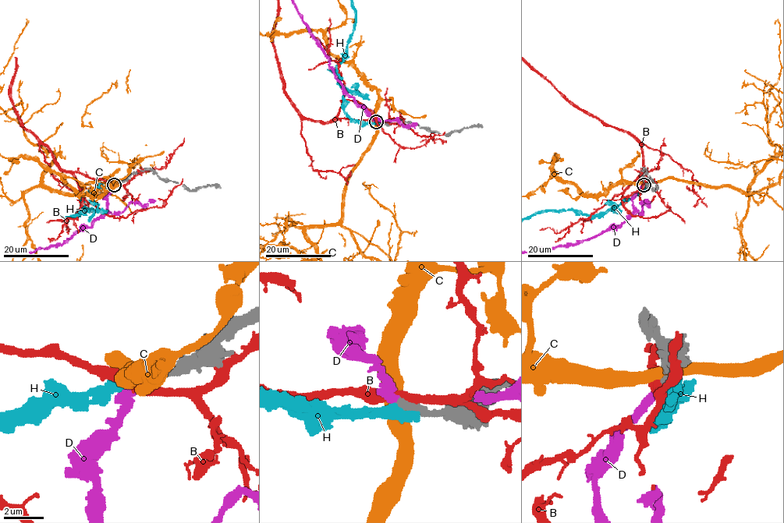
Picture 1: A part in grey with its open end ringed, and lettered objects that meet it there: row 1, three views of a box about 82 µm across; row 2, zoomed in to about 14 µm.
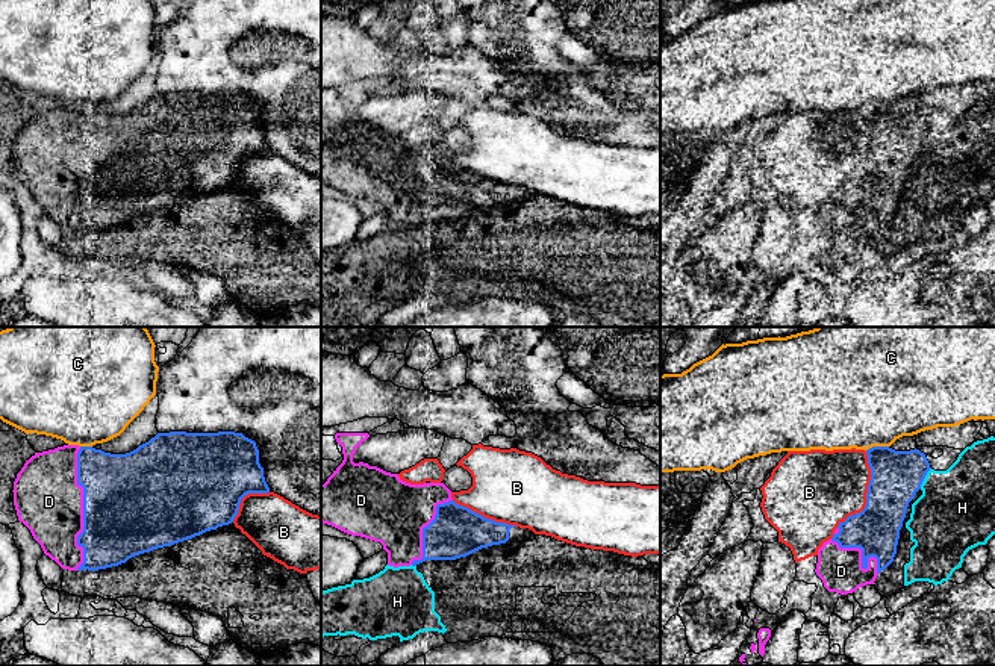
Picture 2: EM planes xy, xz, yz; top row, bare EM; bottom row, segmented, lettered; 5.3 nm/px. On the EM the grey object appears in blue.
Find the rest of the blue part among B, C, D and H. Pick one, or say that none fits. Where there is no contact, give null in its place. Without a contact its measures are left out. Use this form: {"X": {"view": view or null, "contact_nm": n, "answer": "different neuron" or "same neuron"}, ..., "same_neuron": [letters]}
{"B": {"view": "yz", "contact_nm": 440, "answer": "different neuron"}, "C": {"view": "yz", "contact_nm": 130, "answer": "different neuron"}, "D": {"view": "xy", "contact_nm": 650, "answer": "same neuron"}, "H": {"view": "yz", "contact_nm": 130, "answer": "different neuron"}, "same_neuron": ["D"]}

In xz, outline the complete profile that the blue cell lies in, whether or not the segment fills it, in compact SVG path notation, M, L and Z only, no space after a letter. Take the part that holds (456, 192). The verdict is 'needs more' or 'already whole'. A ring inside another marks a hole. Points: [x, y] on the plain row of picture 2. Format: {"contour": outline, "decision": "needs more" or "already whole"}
{"contour": "M368 94L335 95L344 121L321 145L323 185L380 203L388 213L388 226L394 229L416 227L426 221L456 221L509 201L509 191L516 186L495 183L456 165L444 144L410 145L377 127L354 124L356 109L368 98Z", "decision": "needs more"}

